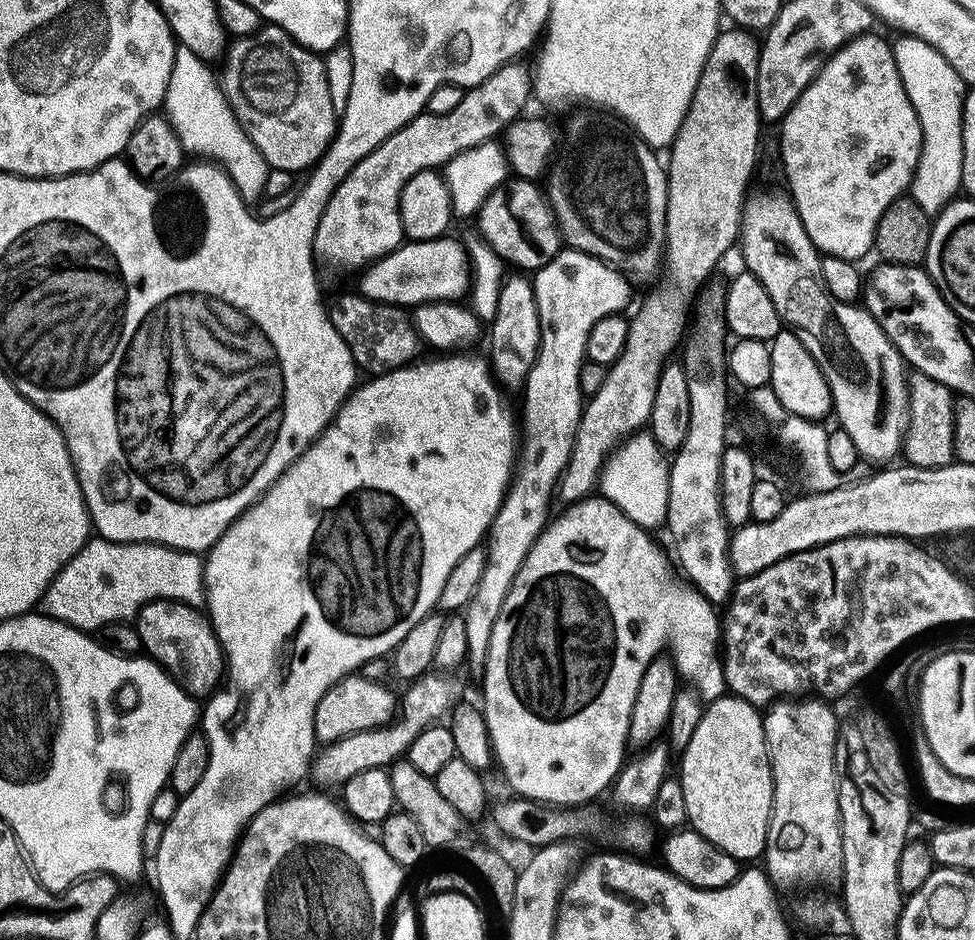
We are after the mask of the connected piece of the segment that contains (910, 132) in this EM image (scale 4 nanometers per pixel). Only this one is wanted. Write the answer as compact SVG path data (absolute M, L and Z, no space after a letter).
M876 35L860 36L841 48L806 94L798 98L779 129L790 199L802 218L802 226L806 226L806 234L810 234L810 242L824 256L853 262L873 255L882 216L911 189L924 141L920 119L898 74L893 45Z

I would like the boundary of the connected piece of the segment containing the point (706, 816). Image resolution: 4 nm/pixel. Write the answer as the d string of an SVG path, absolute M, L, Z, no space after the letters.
M731 694L724 695L720 700L711 701L694 738L690 738L690 746L682 753L682 760L684 765L680 768L680 784L684 787L682 798L686 802L688 824L702 838L730 854L735 860L759 861L767 850L772 803L776 793L772 781L772 759L768 757L768 743L761 709Z

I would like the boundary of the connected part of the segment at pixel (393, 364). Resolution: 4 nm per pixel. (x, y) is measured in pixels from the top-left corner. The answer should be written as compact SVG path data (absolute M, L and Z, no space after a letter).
M361 295L342 296L336 304L332 304L329 309L329 316L334 322L335 328L342 335L343 340L350 346L351 353L354 354L357 367L361 371L368 371L369 375L384 375L396 372L398 369L409 367L418 357L417 354L422 349L422 341L416 333L413 321L401 309L391 305L378 304L362 298Z

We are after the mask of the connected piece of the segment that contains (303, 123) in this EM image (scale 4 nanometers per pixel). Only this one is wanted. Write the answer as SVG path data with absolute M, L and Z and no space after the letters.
M275 26L261 27L255 36L241 39L239 44L242 51L248 52L244 56L244 65L241 68L240 52L235 46L227 49L222 60L222 87L228 105L235 108L242 130L248 135L250 142L258 146L269 169L307 173L328 153L328 147L336 141L336 133L340 130L340 116L330 96L325 57L311 52L309 48L303 48L295 38L286 34L286 30Z

